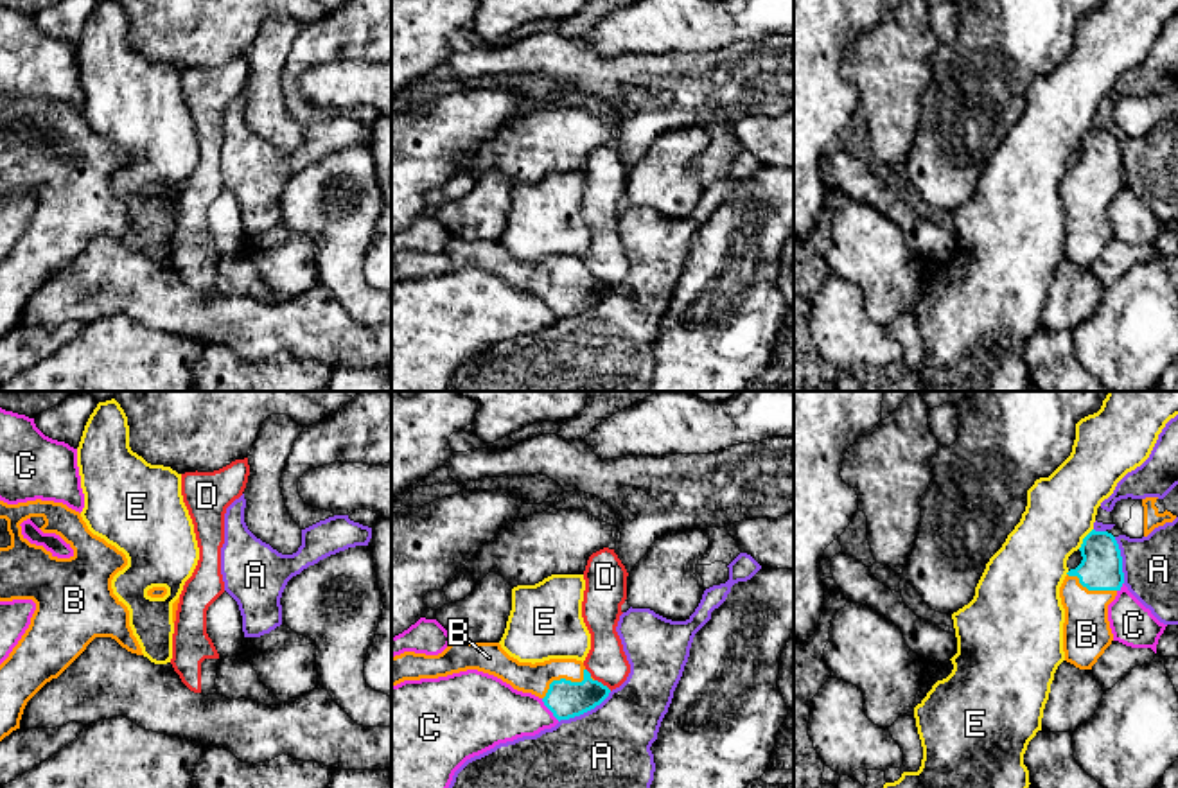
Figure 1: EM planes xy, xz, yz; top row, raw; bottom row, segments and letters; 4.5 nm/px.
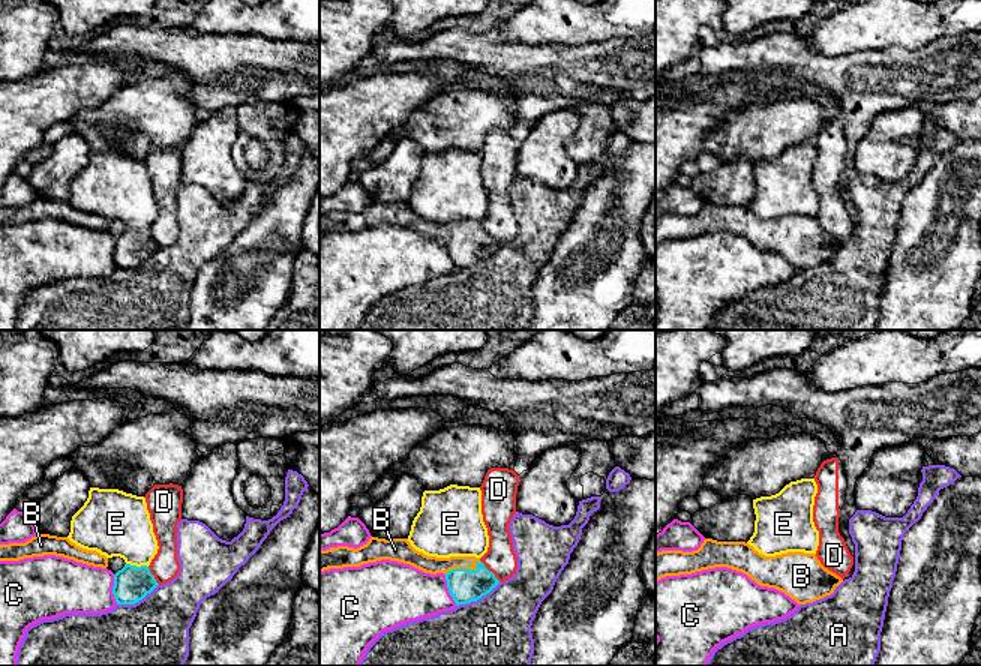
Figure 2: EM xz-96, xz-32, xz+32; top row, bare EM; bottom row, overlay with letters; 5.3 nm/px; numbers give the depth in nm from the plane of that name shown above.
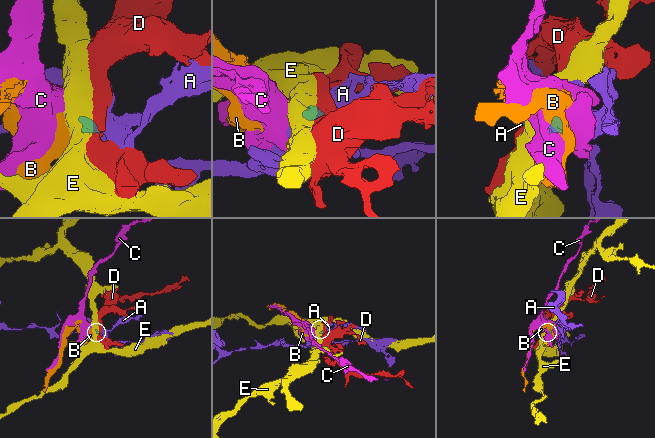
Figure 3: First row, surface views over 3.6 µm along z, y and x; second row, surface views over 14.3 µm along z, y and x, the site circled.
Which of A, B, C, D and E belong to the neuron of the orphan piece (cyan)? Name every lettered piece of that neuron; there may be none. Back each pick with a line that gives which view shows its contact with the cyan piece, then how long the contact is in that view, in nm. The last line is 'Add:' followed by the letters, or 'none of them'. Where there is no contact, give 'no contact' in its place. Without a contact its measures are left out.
B: xz | 240 nm
Add: B

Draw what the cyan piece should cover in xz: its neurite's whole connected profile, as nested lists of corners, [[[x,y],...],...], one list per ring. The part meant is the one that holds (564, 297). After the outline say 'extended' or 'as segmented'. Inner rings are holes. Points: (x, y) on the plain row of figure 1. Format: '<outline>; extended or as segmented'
[[[451,237],[449,244],[438,253],[404,250],[391,255],[391,284],[467,267],[494,273],[517,289],[539,294],[558,320],[594,307],[611,291],[607,284],[591,275],[582,258],[519,260],[499,241],[463,241],[456,237]]]; extended

